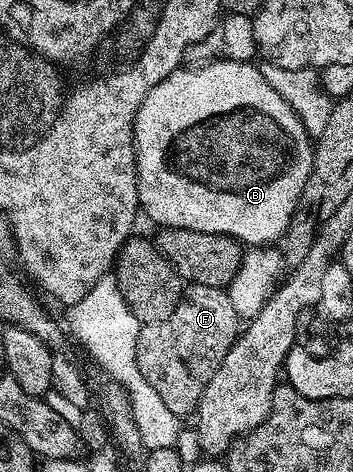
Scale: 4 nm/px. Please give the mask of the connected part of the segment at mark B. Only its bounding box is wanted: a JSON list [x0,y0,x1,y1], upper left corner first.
[135,59,315,246]

